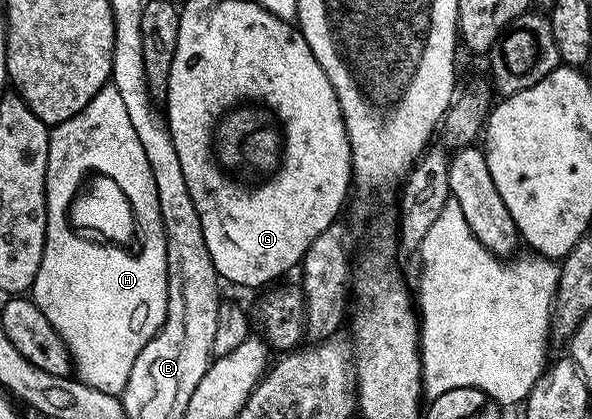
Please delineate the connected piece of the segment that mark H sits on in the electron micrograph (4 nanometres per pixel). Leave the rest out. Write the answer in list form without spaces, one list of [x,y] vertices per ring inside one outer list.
[[[102,86],[81,112],[59,123],[50,136],[47,239],[41,268],[37,268],[33,301],[67,346],[74,377],[89,388],[119,396],[129,380],[129,372],[133,372],[133,360],[153,340],[167,311],[165,236],[157,204],[157,184],[153,184],[149,160],[145,160],[141,140],[137,140],[137,132],[115,86]]]

